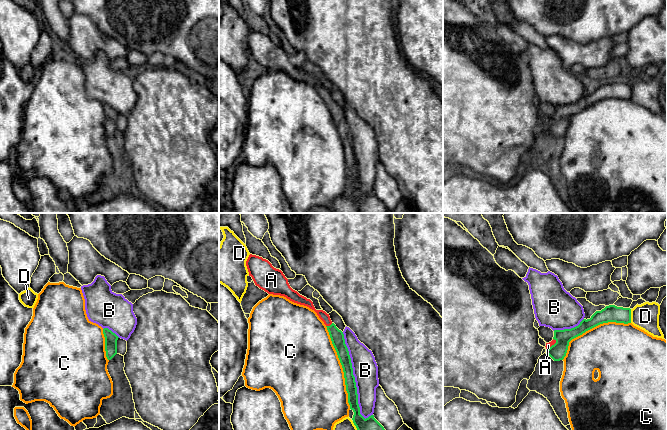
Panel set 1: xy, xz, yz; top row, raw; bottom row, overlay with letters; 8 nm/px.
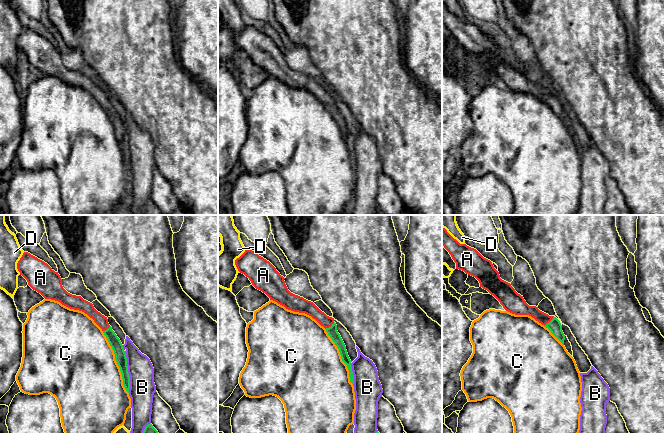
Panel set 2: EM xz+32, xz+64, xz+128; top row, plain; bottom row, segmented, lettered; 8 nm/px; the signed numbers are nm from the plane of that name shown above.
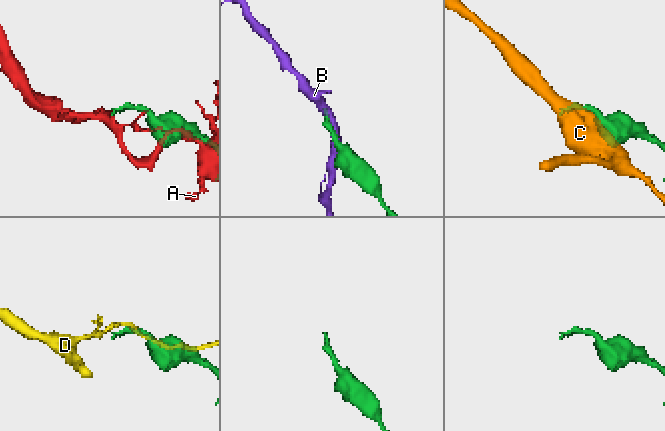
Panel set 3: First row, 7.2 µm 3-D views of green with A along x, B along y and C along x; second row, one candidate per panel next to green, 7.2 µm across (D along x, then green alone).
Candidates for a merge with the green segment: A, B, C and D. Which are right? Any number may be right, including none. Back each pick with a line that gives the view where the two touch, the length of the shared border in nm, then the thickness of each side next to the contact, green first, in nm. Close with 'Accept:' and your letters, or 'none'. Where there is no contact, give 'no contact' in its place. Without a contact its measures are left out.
A: contact in xz; length 60 nm; calibres 110 and 70 nm
Accept: A

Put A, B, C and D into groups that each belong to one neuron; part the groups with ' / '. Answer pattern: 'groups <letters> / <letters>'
groups A / B / C / D

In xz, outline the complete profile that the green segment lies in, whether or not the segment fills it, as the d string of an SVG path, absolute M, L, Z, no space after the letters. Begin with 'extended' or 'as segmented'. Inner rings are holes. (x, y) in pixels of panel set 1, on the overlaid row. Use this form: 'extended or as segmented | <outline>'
extended | M250 254L246 261L246 266L249 276L252 277L255 285L260 289L264 290L268 294L284 296L290 301L307 306L317 313L319 318L327 327L332 344L343 368L346 391L348 393L348 403L350 405L350 409L354 412L352 418L354 425L357 430L385 430L384 427L374 418L374 415L365 419L360 414L357 387L355 377L353 375L351 358L345 344L344 334L331 321L329 314L323 310L316 310L310 299L307 299L297 291L293 290L283 272L274 268L268 260Z

